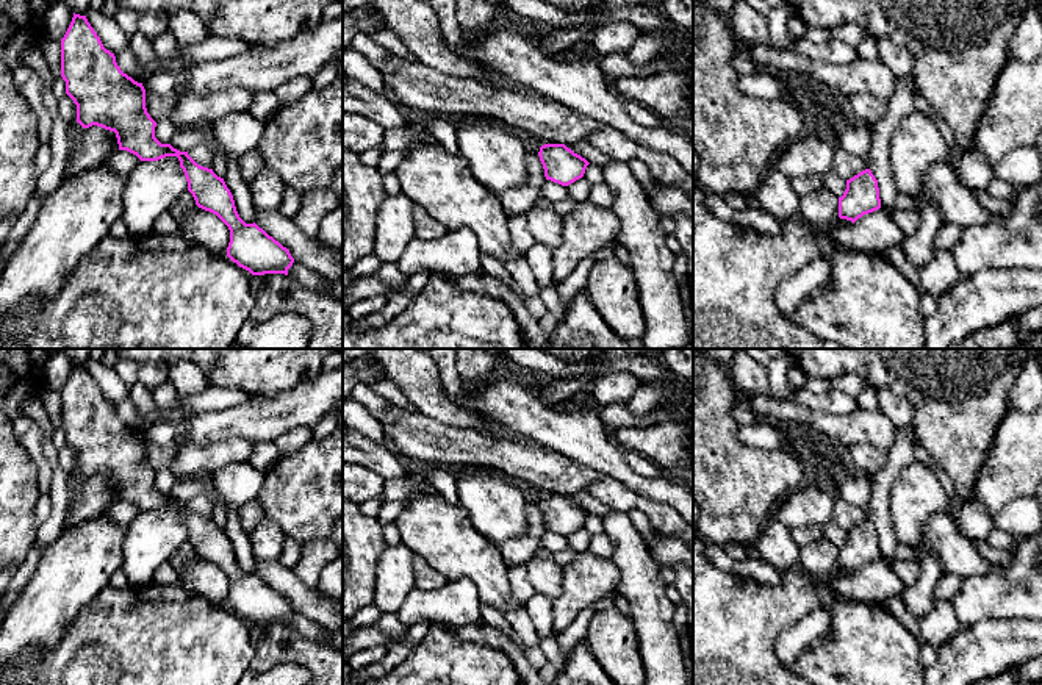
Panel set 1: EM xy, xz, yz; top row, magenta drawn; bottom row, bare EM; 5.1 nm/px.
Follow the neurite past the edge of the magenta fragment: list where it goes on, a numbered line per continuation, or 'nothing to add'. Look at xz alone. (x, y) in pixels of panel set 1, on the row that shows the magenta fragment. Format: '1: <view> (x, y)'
nothing to add

